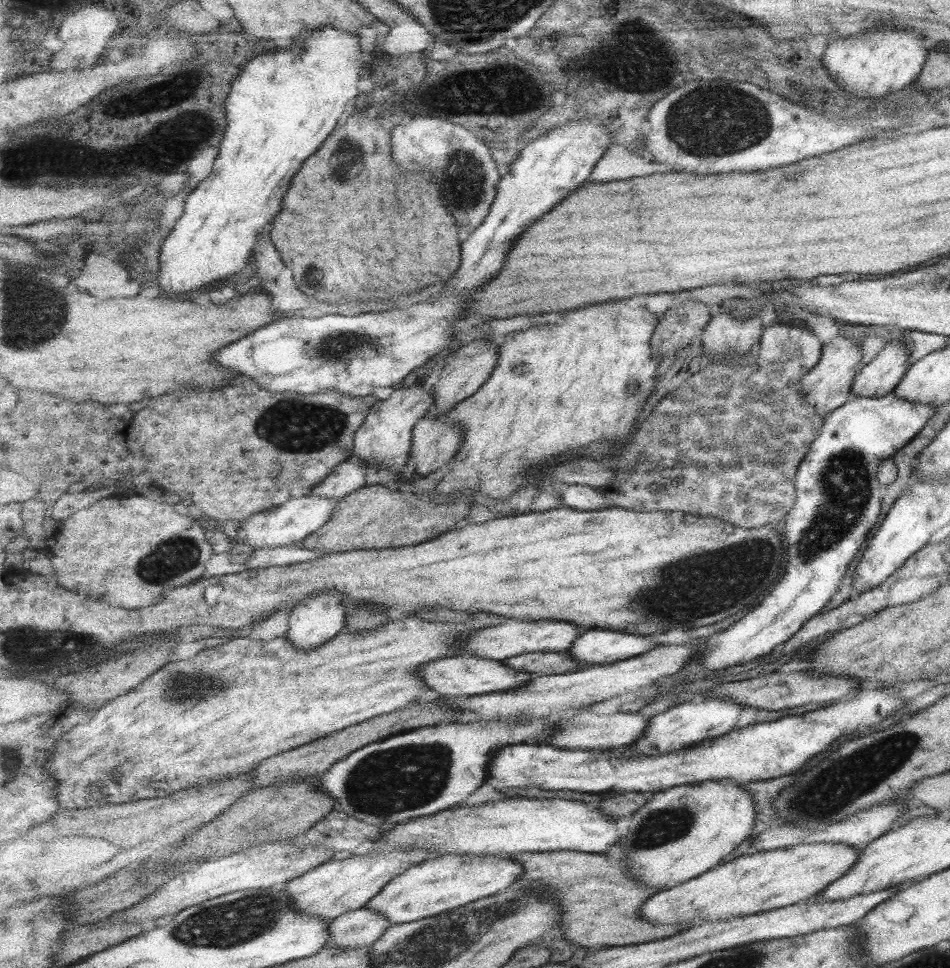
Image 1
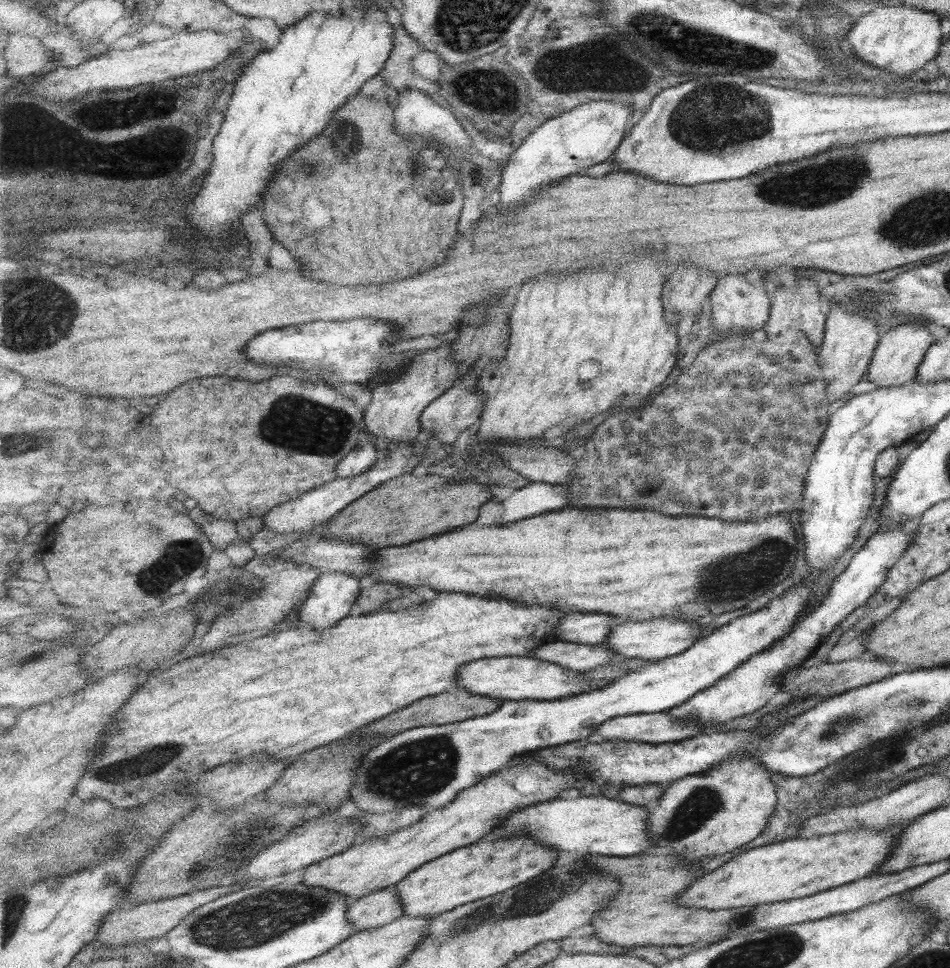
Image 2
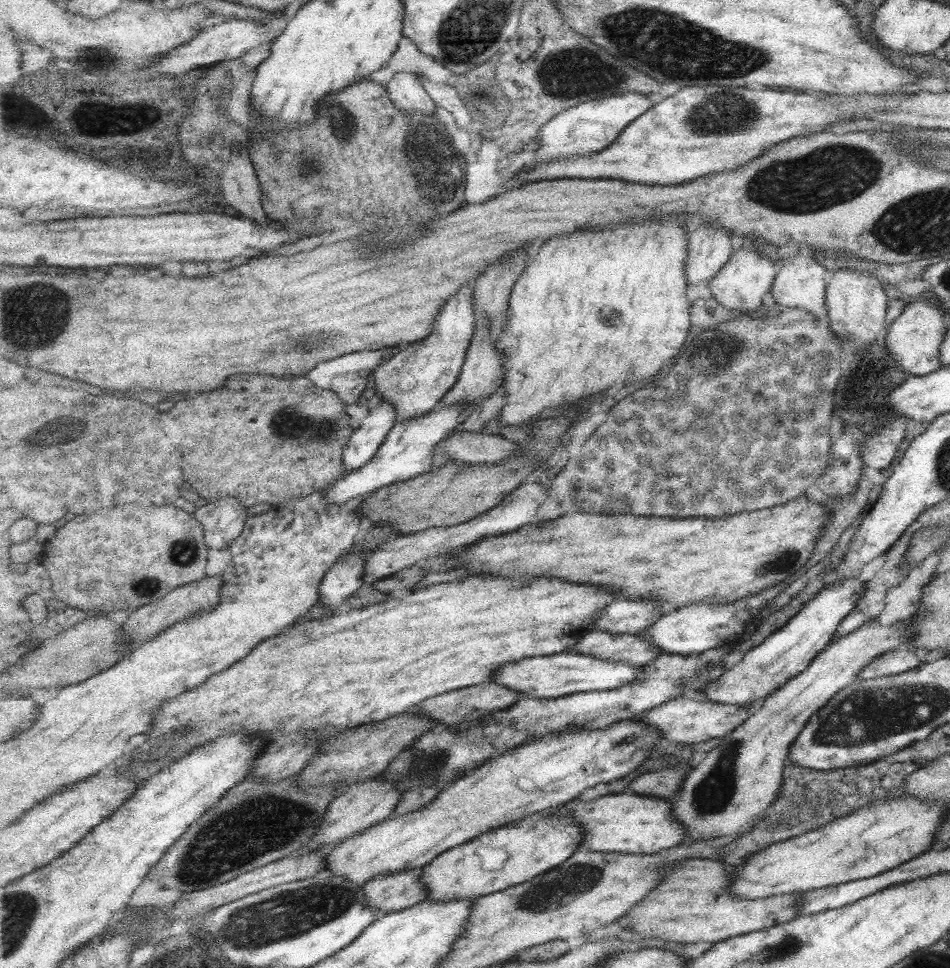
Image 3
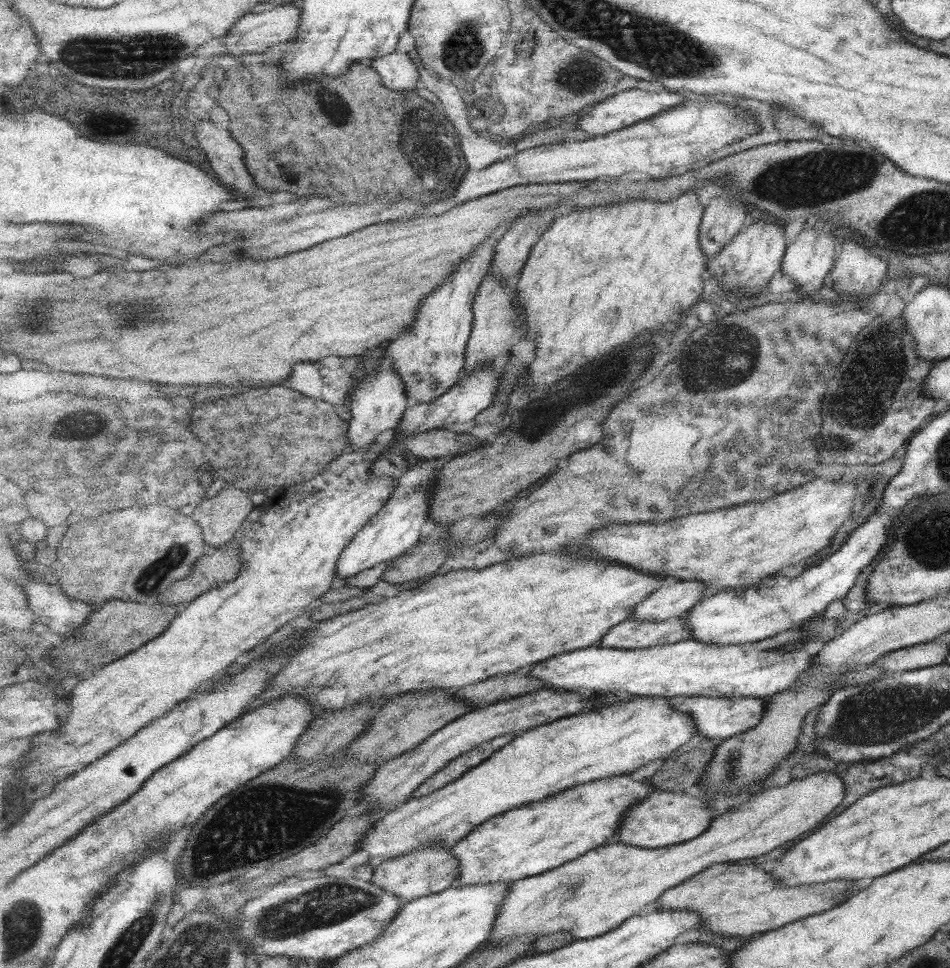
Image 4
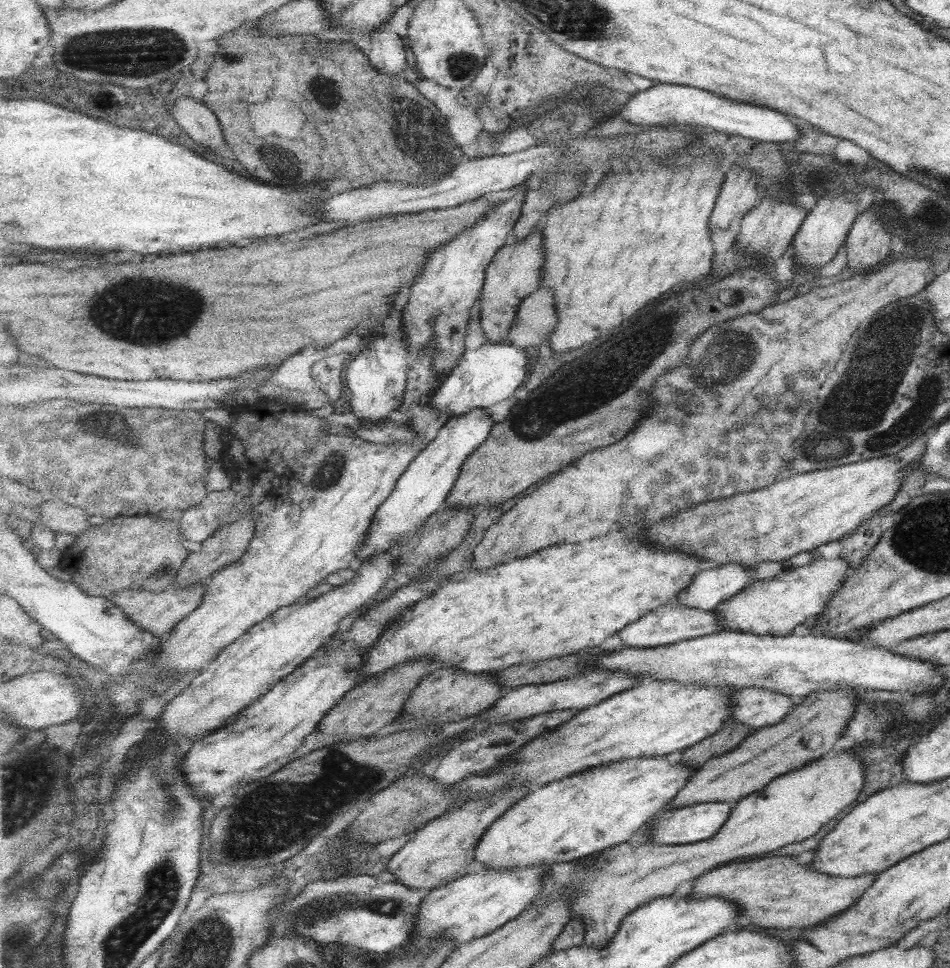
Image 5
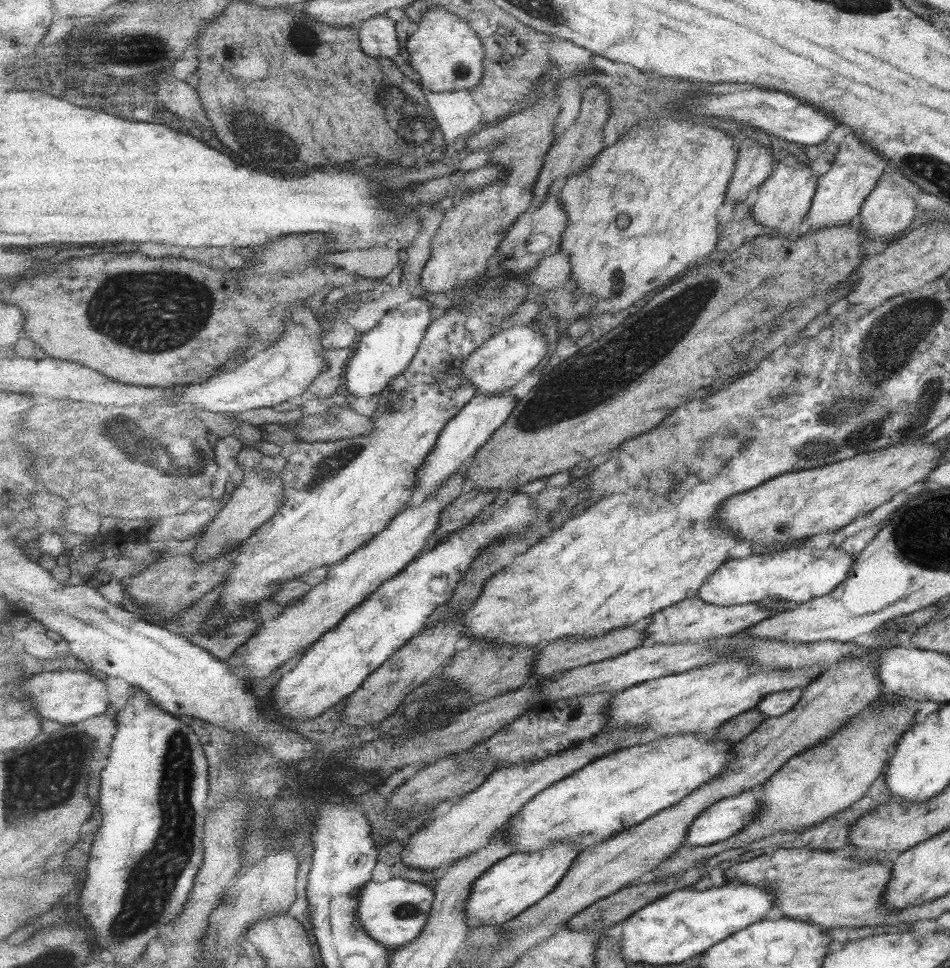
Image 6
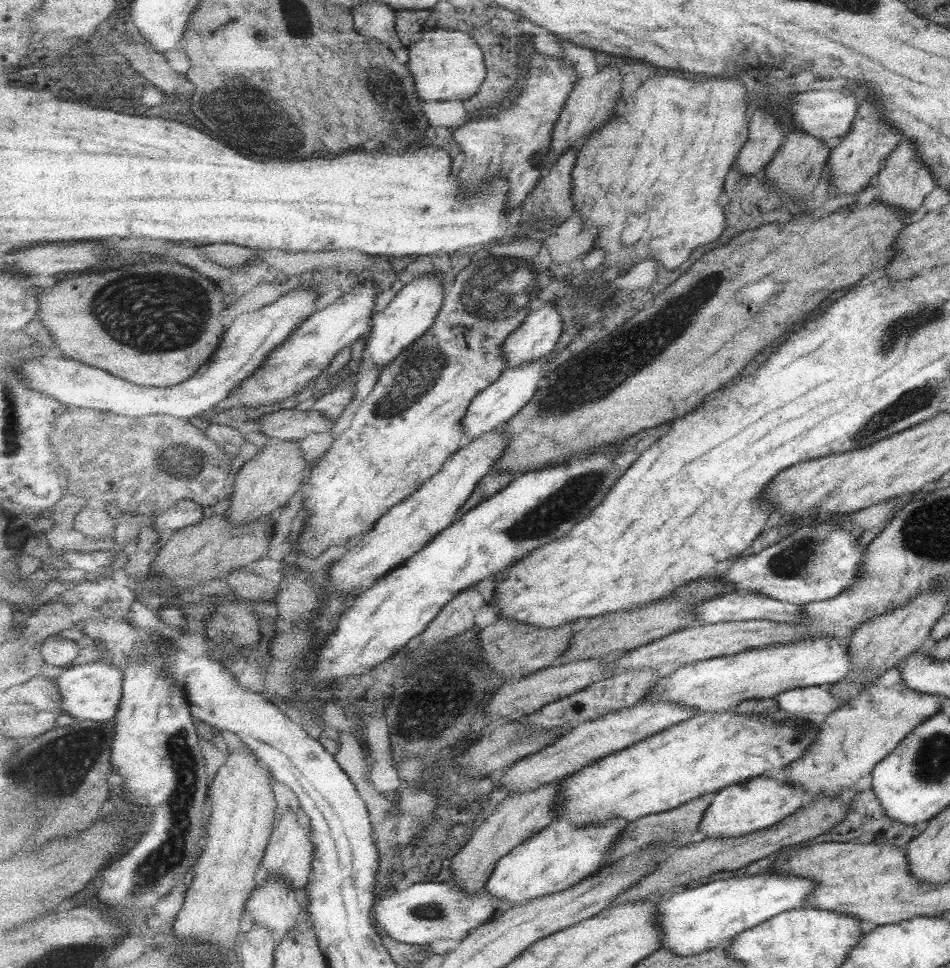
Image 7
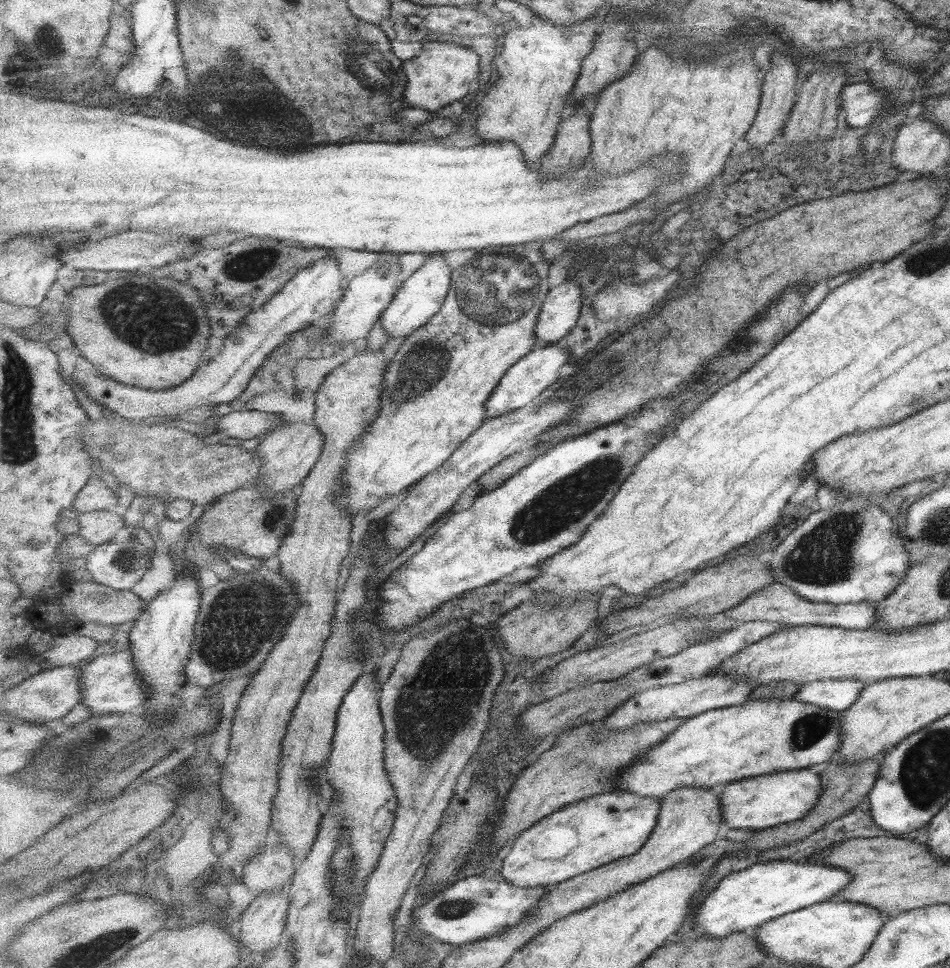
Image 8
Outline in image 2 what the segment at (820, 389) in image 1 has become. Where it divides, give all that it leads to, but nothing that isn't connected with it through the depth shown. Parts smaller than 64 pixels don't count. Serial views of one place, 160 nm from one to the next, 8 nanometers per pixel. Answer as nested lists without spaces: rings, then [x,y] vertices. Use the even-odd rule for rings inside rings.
[[[829,302],[828,315],[824,320],[824,333],[821,344],[818,346],[818,365],[823,371],[823,380],[827,383],[828,402],[843,398],[863,377],[880,337],[878,331],[880,330],[876,322],[871,318],[853,314],[837,303]]]

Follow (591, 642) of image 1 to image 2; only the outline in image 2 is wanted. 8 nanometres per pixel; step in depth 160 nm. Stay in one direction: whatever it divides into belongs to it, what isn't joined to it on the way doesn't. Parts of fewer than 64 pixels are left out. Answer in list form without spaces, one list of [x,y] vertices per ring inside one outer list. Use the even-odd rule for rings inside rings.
[[[663,617],[646,622],[628,621],[618,624],[603,643],[626,658],[655,661],[681,654],[689,650],[699,639],[701,639],[701,628],[696,621]]]

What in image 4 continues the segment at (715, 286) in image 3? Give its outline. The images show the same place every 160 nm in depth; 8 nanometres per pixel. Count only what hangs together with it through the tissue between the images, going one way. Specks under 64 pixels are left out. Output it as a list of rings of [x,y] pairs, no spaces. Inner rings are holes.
[[[762,219],[755,221],[754,224],[749,223],[743,233],[735,236],[718,256],[707,262],[708,272],[730,290],[734,299],[738,298],[737,294],[759,296],[767,290],[769,281],[775,273],[782,270],[783,253],[786,250],[784,227]]]

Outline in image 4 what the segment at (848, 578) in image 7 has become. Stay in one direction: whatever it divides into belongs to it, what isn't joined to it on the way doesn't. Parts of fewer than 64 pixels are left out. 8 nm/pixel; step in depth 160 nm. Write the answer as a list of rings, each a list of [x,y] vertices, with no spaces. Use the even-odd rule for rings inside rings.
[[[671,580],[667,586],[655,590],[655,594],[633,610],[633,619],[655,623],[679,618],[688,614],[707,592],[707,585],[697,581]]]

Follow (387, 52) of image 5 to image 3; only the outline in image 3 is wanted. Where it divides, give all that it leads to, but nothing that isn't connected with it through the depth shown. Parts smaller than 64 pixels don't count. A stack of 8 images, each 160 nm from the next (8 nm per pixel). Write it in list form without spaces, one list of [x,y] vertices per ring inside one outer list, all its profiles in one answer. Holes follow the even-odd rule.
[[[399,72],[386,87],[390,93],[391,101],[395,107],[407,113],[419,112],[427,115],[435,115],[436,103],[423,88],[420,76],[409,72]]]

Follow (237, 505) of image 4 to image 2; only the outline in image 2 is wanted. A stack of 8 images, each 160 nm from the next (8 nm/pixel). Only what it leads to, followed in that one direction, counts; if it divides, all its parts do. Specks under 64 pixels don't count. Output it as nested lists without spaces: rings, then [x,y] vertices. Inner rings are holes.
[[[197,506],[188,512],[188,516],[199,523],[205,533],[211,537],[215,549],[227,550],[239,538],[235,520],[216,518]]]

